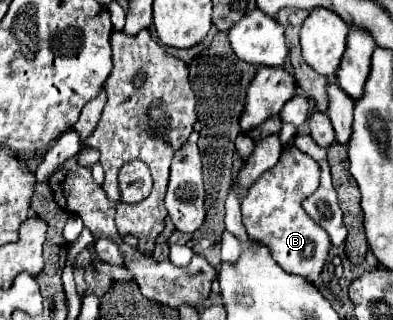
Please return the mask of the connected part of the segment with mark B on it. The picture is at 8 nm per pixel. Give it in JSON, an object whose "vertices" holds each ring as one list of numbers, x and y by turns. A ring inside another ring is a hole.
{"vertices":[[284,148,278,164,266,170,260,180,246,192,242,200,242,224,248,236,270,248,272,258,290,274,304,276,310,282,316,282,328,260,332,248,330,238,302,208,302,200,320,184,318,162,298,148]]}

